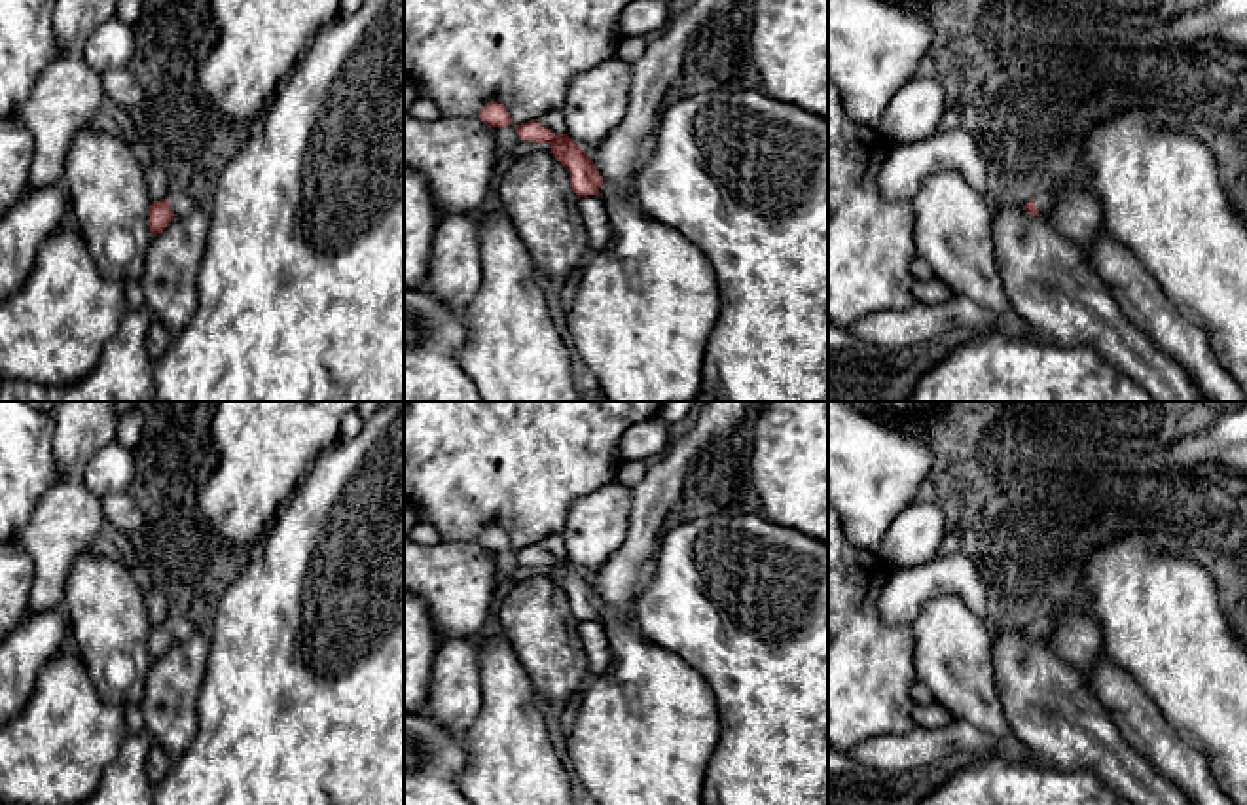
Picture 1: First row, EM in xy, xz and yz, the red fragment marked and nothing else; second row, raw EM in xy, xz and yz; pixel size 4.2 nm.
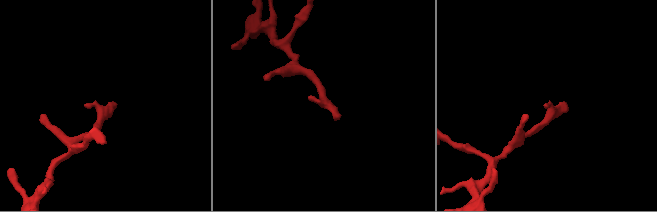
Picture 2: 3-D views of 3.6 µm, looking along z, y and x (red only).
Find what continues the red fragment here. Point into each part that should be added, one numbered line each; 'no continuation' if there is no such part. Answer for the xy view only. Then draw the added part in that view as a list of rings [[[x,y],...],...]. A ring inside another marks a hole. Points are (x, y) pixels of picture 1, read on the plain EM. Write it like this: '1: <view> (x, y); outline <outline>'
1: xy (180, 629); outline [[[171,619],[169,629],[176,640],[184,640],[184,638],[191,636],[193,633],[201,631],[195,623],[188,621],[188,619]]]

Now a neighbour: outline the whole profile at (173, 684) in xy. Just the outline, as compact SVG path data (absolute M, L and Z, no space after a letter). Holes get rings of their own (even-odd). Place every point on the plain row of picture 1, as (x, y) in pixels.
M207 629L174 640L154 659L140 701L146 733L176 761L199 731L201 695L210 638Z

